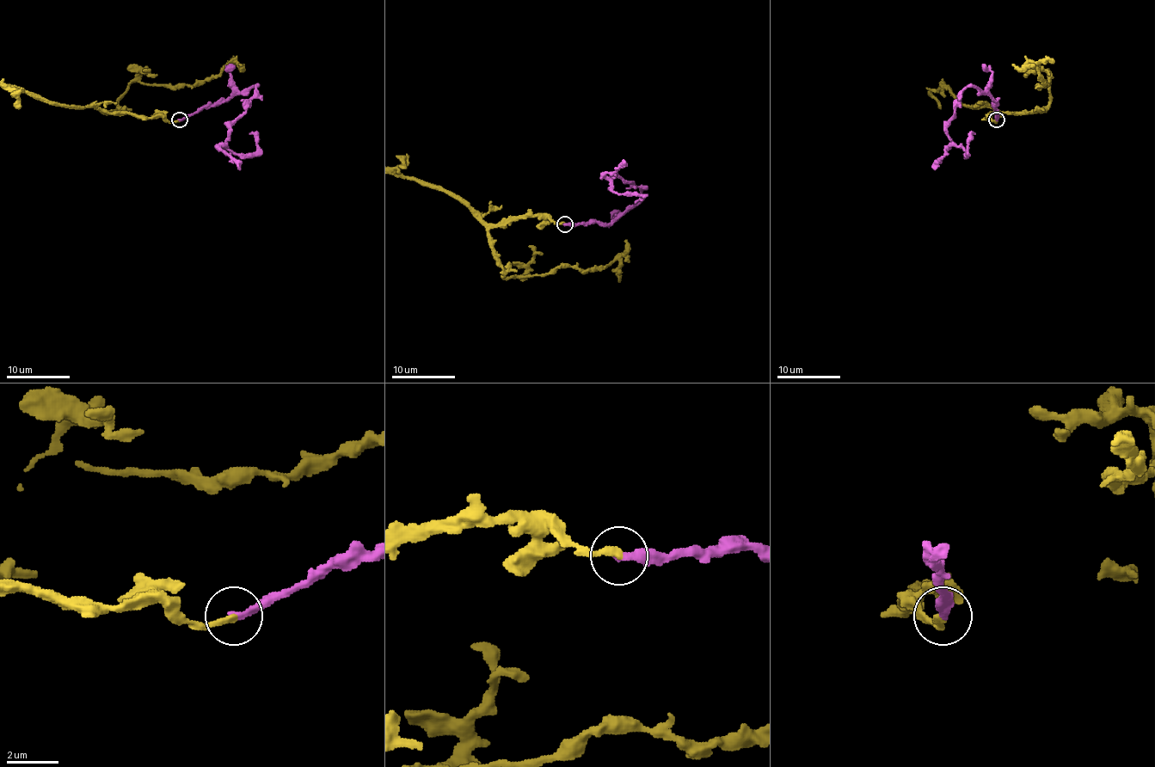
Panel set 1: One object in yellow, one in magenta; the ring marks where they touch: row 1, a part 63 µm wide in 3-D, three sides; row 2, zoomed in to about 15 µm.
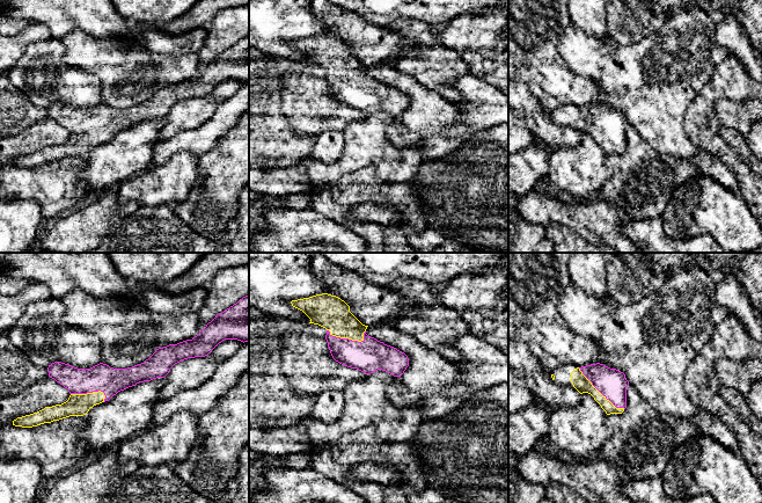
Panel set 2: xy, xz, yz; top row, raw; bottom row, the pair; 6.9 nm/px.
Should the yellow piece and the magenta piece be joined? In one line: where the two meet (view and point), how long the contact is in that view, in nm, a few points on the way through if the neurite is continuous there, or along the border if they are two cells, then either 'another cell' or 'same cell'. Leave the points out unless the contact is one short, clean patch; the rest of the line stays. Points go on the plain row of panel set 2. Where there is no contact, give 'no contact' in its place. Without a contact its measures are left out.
contact yz (599, 132); length 440 nm; same cell

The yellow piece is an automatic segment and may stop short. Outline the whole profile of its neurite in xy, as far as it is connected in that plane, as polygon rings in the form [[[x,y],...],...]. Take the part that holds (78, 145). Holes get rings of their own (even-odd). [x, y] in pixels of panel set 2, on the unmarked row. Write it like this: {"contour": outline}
{"contour": [[[249,35],[217,54],[192,80],[159,88],[144,103],[132,108],[113,109],[100,103],[83,110],[61,102],[52,103],[47,108],[49,117],[68,130],[68,140],[17,158],[13,166],[32,168],[69,156],[83,156],[90,148],[109,141],[120,131],[164,118],[175,104],[184,100],[207,96],[225,80],[249,81]]]}

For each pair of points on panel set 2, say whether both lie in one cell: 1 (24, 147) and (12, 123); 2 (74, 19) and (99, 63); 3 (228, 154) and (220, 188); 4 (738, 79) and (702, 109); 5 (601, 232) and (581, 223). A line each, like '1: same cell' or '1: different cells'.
1: different cells
2: different cells
3: same cell
4: same cell
5: same cell

